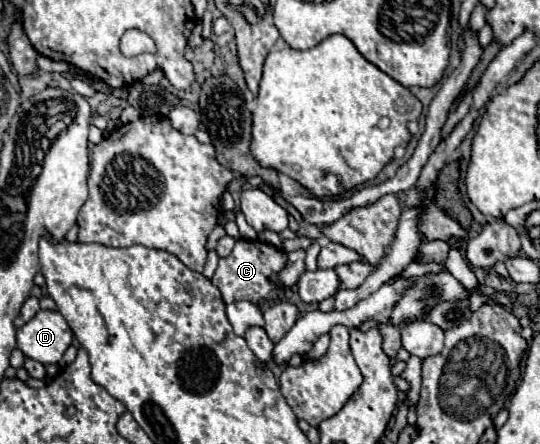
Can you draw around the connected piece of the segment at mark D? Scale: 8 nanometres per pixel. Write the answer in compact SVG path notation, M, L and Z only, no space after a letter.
M39 311L31 321L17 329L17 347L25 357L43 365L59 363L73 341L73 331L59 311Z

